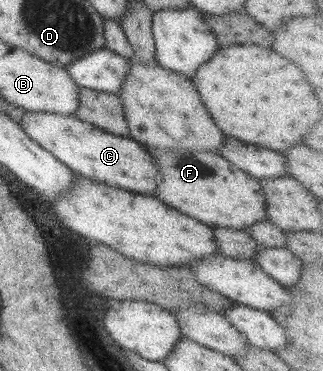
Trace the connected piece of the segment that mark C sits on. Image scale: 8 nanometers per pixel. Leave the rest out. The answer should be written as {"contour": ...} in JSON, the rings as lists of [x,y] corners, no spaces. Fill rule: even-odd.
{"contour":[[[29,110],[23,112],[17,122],[29,139],[54,155],[75,175],[154,197],[155,180],[160,178],[156,173],[155,162],[145,146],[131,137],[107,133],[103,128],[82,122],[73,115]]]}

